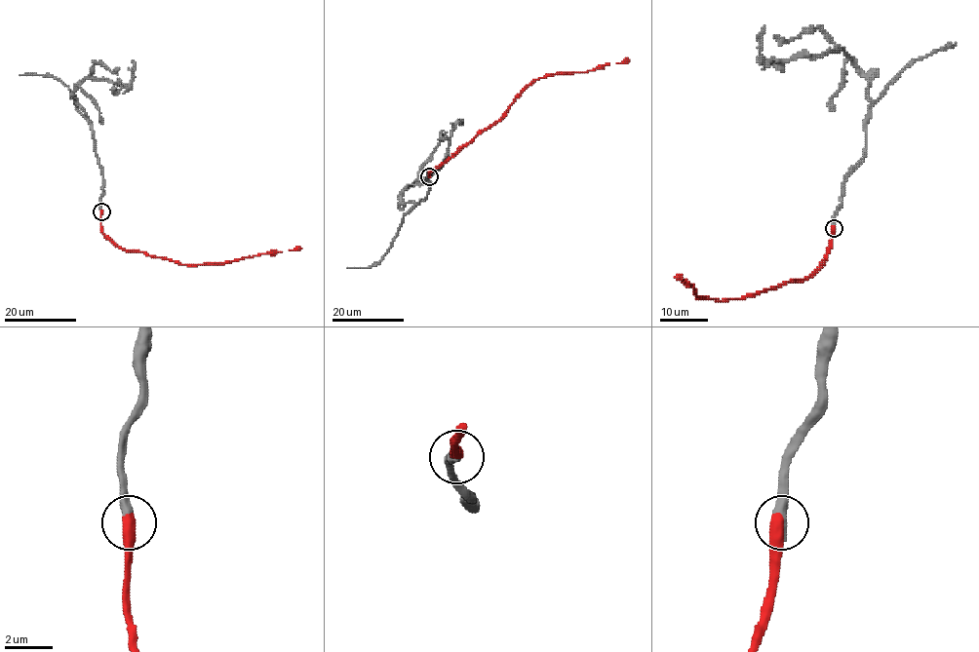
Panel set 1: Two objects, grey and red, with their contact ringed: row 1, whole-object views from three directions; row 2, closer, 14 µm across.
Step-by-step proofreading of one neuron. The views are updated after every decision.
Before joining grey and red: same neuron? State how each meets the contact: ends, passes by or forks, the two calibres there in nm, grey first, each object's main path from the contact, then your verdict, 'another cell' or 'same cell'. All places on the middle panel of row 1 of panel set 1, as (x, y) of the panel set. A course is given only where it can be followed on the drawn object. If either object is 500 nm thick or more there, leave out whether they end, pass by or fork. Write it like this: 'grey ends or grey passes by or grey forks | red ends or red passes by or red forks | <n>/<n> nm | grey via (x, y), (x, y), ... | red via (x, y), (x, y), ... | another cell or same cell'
360/550 nm | grey via (429, 176), (430, 190), (422, 200), (403, 202), (403, 192), (442, 166), (451, 127), (457, 122), (459, 125) | red via (429, 176), (484, 130), (494, 125), (535, 80), (557, 73), (592, 71), (605, 64), (629, 60) | same cell

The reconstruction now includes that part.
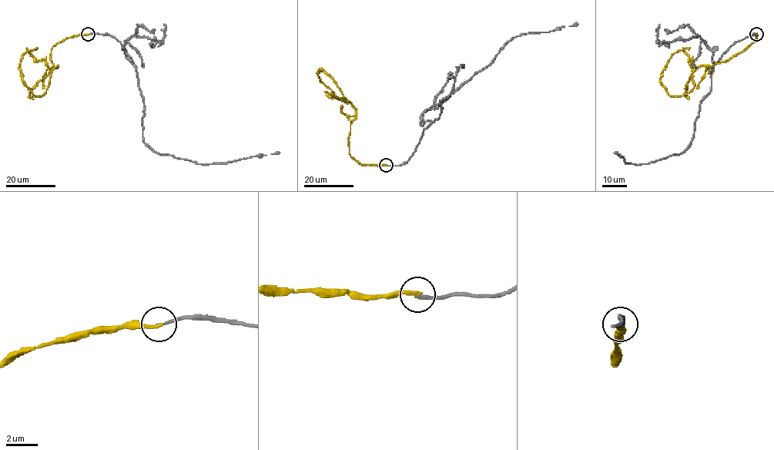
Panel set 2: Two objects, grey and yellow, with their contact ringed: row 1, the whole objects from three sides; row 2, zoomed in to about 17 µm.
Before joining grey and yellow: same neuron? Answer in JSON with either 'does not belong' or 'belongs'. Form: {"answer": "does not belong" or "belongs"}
{"answer": "belongs"}

